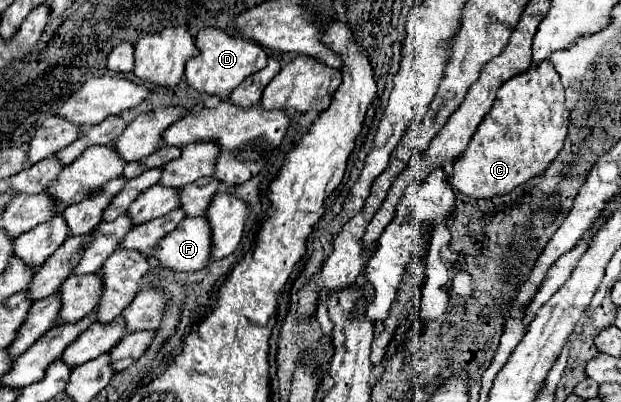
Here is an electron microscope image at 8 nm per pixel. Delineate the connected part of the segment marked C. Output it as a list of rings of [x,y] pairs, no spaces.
[[[548,60],[504,82],[466,152],[454,162],[450,186],[470,198],[494,198],[540,176],[564,148],[568,108],[560,76]]]

